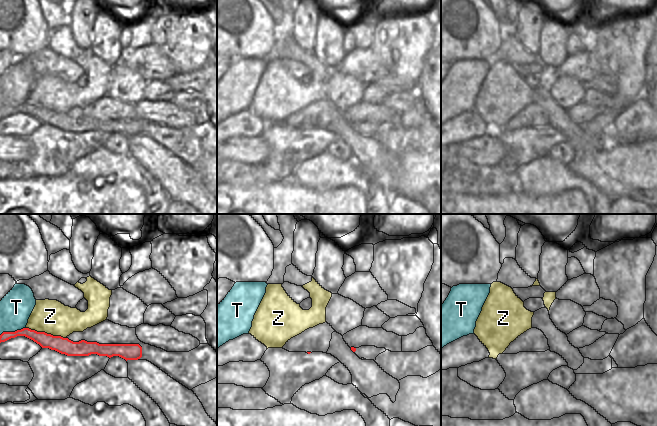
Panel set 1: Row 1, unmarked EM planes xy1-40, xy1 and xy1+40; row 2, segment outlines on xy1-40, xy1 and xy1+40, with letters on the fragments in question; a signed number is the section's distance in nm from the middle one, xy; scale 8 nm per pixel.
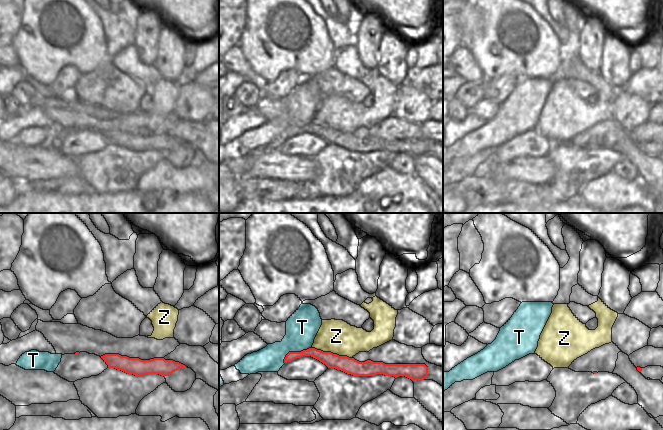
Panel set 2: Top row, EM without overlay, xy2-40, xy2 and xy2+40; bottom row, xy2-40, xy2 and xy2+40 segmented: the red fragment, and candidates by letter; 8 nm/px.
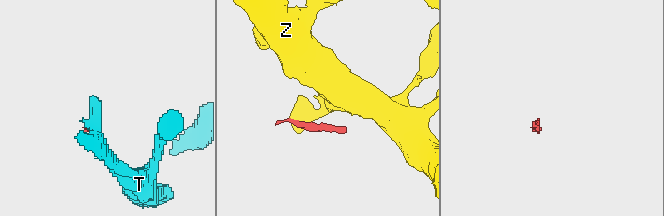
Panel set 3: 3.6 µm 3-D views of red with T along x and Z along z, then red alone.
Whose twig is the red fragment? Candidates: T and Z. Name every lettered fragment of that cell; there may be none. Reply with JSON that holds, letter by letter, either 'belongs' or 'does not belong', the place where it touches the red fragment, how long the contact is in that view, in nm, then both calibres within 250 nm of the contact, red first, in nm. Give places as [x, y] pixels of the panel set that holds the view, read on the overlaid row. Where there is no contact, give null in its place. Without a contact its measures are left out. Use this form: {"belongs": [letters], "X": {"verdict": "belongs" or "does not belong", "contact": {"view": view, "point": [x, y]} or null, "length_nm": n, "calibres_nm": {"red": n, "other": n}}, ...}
{"belongs": [], "T": {"verdict": "does not belong", "contact": {"view": "xy2", "point": [295, 352]}, "length_nm": 260, "calibres_nm": {"red": 100, "other": 260}}, "Z": {"verdict": "does not belong", "contact": {"view": "xy1-40", "point": [46, 333]}, "length_nm": 340, "calibres_nm": {"red": 130, "other": 280}}}

